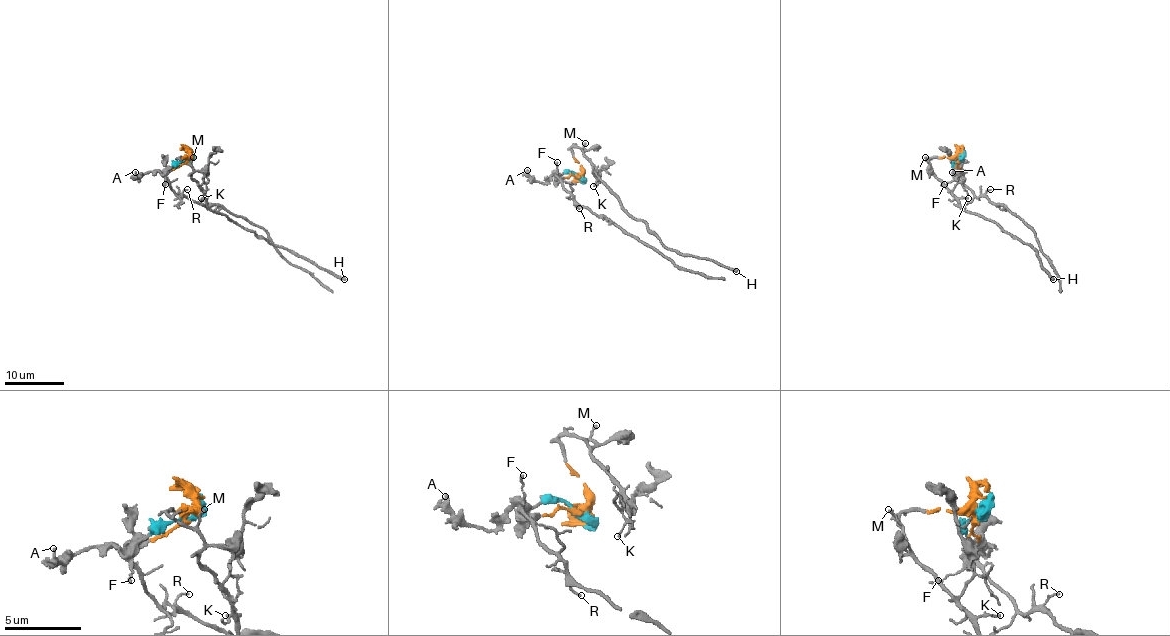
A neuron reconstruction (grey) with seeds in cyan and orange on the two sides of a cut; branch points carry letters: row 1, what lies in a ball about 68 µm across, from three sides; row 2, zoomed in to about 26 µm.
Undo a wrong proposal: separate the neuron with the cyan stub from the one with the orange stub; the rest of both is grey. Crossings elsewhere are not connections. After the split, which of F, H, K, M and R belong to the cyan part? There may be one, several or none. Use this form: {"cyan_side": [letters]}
{"cyan_side": ["F", "R"]}

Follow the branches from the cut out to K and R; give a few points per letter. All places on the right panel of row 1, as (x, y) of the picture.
K: (958, 158), (940, 156), (929, 159), (929, 165), (932, 173), (958, 198), (968, 198)
R: (959, 158), (955, 164), (959, 179), (977, 196), (990, 189)

